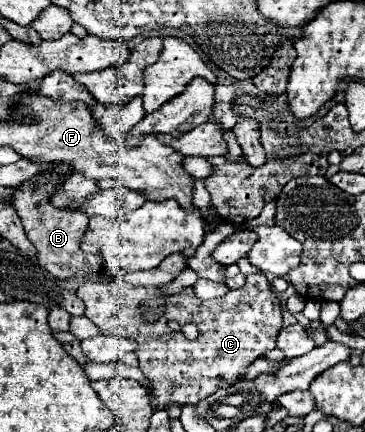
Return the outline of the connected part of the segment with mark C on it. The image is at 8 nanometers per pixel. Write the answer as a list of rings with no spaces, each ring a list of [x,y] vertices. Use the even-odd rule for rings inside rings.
[[[264,273],[248,275],[242,289],[212,301],[200,301],[192,287],[166,295],[160,289],[134,287],[122,279],[112,279],[108,283],[86,281],[78,287],[76,295],[84,301],[84,315],[94,321],[104,335],[122,335],[138,341],[134,353],[140,359],[142,373],[154,387],[154,409],[164,409],[168,403],[196,405],[196,401],[206,399],[220,387],[240,381],[254,359],[264,357],[266,351],[276,347],[276,333],[282,329],[280,301],[270,289],[270,281]],[[150,297],[160,297],[166,303],[158,321],[144,321],[140,307],[134,307],[134,303],[144,303]],[[188,321],[194,321],[200,329],[196,341],[188,341],[180,331],[180,325]]]

